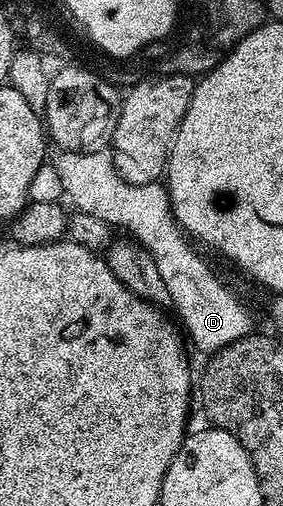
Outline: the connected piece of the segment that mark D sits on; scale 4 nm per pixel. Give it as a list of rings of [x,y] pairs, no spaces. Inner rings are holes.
[[[65,150],[57,154],[54,165],[62,182],[63,197],[69,198],[79,213],[98,216],[98,220],[105,222],[109,228],[121,226],[129,230],[133,234],[129,235],[139,245],[145,246],[150,256],[154,256],[154,265],[166,283],[166,292],[170,292],[171,309],[176,309],[175,317],[191,345],[193,342],[204,356],[211,356],[226,348],[226,344],[253,333],[251,312],[188,247],[189,239],[172,215],[168,188],[163,181],[130,184],[122,180],[108,152],[81,154]]]

